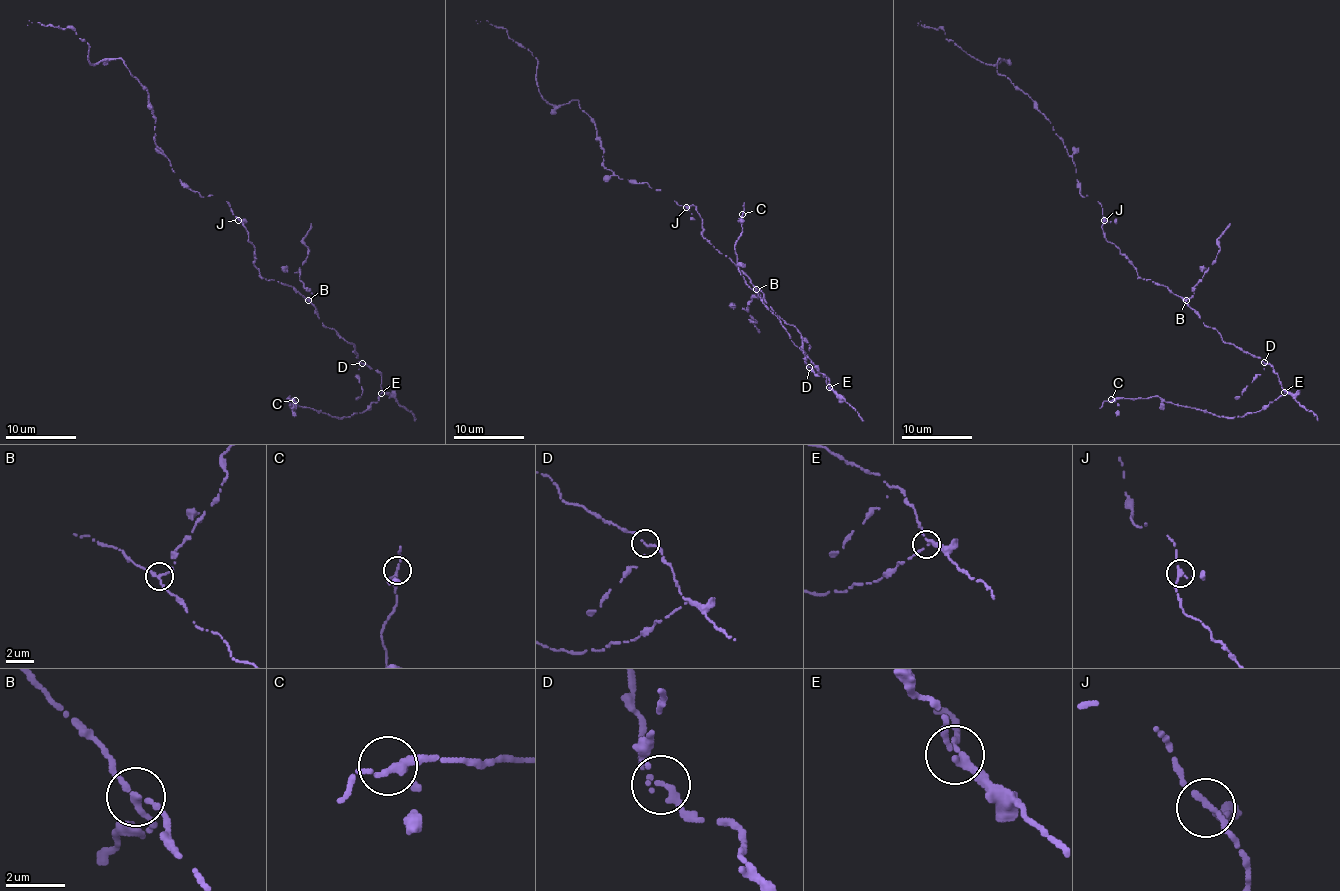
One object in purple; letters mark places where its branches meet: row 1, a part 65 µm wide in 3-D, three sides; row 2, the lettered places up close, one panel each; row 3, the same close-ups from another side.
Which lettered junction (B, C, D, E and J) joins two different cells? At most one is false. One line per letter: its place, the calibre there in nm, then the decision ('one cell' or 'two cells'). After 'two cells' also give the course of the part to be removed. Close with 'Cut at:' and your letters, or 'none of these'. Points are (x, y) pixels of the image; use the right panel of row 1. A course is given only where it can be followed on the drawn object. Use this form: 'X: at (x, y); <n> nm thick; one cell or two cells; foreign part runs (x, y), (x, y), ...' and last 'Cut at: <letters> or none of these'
B: at (1186, 300); 190 nm thick; two cells; foreign part runs (1185, 299), (1194, 294), (1194, 287), (1217, 257), (1220, 246), (1217, 239), (1229, 224)
C: at (1111, 399); 200 nm thick; one cell
D: at (1264, 362); 160 nm thick; one cell
E: at (1284, 392); 200 nm thick; one cell
J: at (1104, 220); 190 nm thick; one cell
Cut at: B

